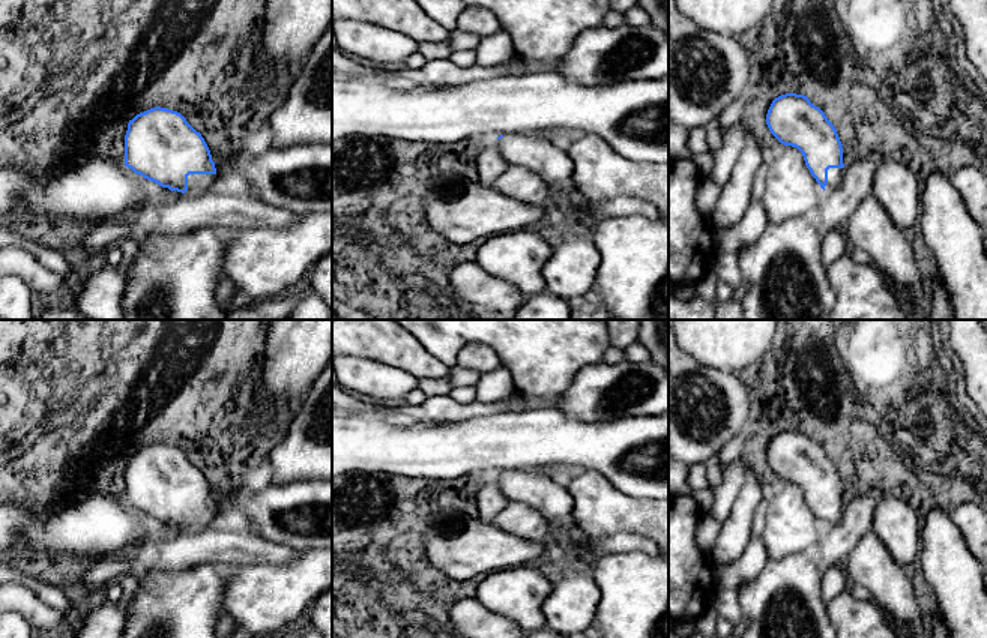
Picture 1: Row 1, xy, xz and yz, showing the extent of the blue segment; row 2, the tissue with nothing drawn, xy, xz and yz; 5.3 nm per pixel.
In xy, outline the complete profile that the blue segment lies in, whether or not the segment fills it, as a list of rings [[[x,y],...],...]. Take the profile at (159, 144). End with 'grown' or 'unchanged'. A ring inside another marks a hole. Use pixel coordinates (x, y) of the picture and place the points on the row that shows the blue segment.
[[[161,107],[129,120],[125,167],[186,197],[209,191],[218,179],[201,134],[180,113]]]; grown

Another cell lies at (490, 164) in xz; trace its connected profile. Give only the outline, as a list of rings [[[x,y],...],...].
[[[487,138],[484,150],[476,158],[478,180],[491,186],[509,167],[509,162],[499,153],[497,138]]]

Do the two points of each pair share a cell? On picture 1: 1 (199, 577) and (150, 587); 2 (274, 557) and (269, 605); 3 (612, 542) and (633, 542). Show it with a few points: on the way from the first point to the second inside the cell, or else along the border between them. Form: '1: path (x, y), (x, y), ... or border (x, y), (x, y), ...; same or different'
1: path (187, 587), (162, 587); same
2: border (299, 553), (286, 563), (238, 563); different
3: path (616, 542), (628, 542); same

